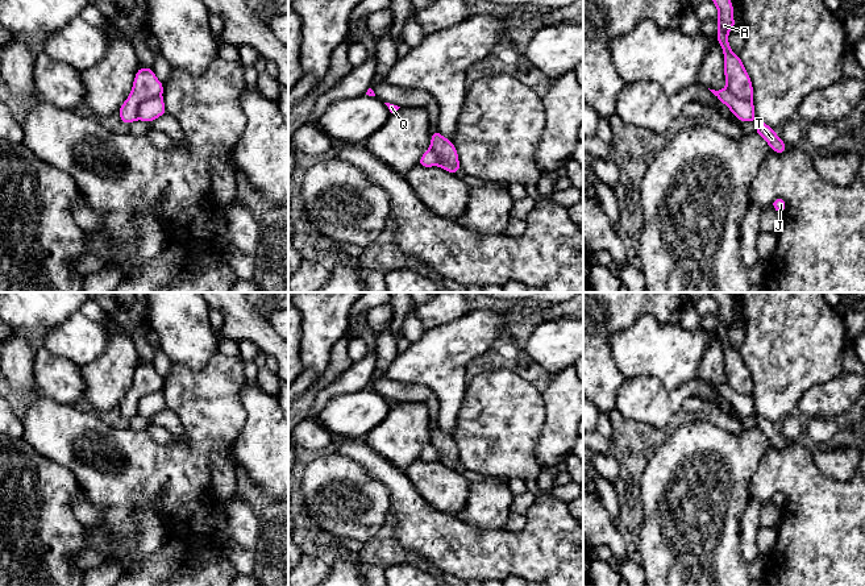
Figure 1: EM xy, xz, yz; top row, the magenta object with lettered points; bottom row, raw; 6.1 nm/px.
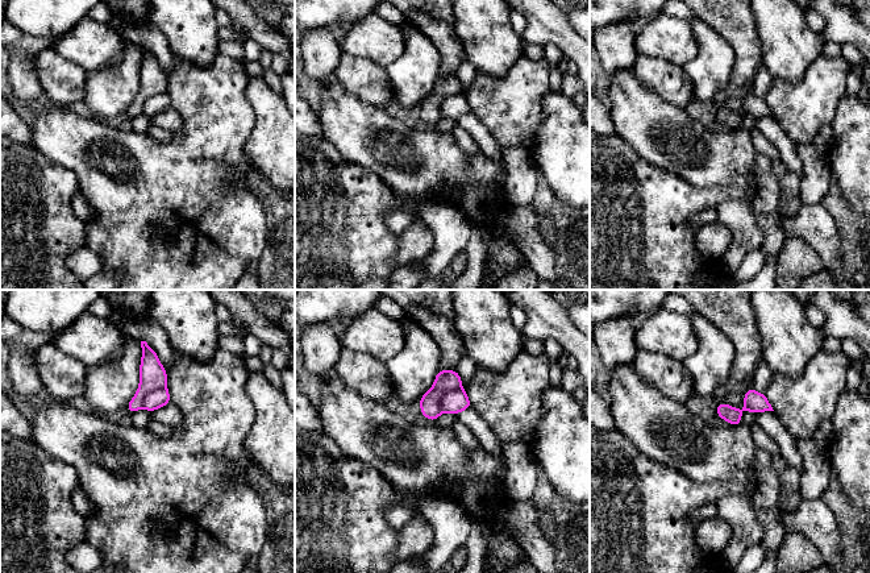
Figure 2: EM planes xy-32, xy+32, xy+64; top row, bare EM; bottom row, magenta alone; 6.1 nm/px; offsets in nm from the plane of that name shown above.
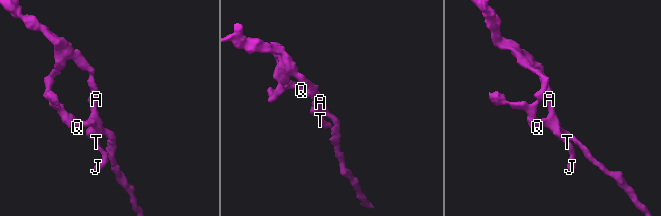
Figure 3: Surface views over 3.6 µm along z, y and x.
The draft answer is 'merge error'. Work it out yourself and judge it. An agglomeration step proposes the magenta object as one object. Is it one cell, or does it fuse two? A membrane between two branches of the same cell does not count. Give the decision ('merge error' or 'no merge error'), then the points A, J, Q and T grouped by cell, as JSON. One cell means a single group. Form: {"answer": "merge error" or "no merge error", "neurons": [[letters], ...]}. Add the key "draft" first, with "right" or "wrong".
{"draft": "right", "answer": "merge error", "neurons": [["A", "J", "T"], ["Q"]]}

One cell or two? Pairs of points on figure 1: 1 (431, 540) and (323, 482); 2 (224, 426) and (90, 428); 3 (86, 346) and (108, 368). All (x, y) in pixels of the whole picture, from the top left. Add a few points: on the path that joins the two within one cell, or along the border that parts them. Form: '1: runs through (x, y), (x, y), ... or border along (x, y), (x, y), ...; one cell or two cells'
1: border along (383, 486), (389, 494), (387, 516); two cells
2: runs through (191, 449), (186, 454), (123, 454); one cell
3: border along (109, 332), (105, 349), (82, 368); two cells

